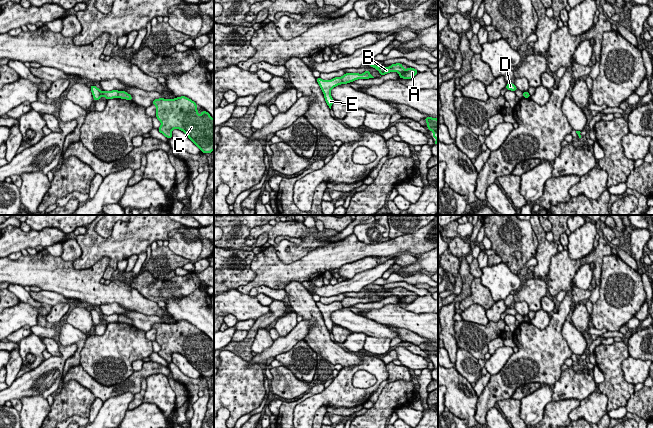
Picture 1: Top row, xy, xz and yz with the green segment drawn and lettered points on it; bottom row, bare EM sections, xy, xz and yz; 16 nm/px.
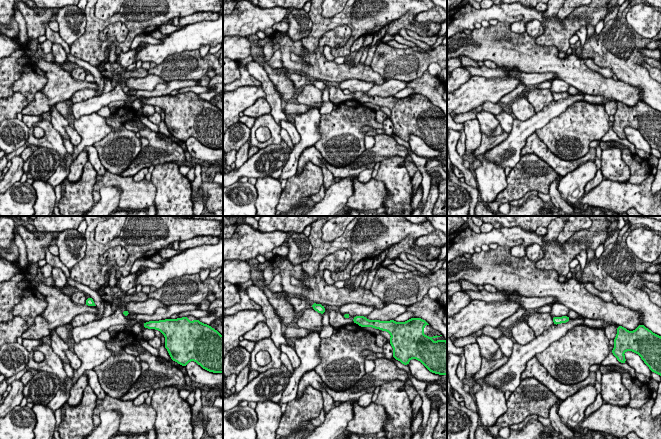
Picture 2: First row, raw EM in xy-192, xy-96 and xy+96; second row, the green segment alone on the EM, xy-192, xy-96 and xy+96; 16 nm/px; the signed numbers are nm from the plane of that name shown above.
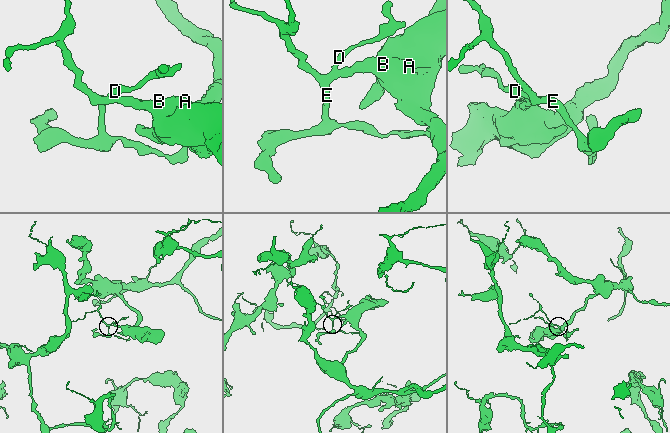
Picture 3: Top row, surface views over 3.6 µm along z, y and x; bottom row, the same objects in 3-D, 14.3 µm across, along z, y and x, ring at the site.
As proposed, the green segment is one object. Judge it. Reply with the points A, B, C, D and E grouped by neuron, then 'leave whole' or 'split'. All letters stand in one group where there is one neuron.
groups A B C / D E; split

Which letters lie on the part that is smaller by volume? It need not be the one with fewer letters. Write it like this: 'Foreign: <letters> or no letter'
Foreign: D, E

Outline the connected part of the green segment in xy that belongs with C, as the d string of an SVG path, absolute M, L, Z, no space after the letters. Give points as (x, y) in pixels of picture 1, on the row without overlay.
M181 320L155 323L152 328L156 330L155 340L161 346L158 355L165 361L171 363L172 354L179 353L202 377L210 378L214 374L214 343L207 335L201 335L199 340L194 325Z

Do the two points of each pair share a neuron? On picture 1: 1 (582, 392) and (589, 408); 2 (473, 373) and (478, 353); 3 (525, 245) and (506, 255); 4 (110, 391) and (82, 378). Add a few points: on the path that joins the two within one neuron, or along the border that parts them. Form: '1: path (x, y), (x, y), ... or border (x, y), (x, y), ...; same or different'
1: border (594, 391), (580, 400); different
2: border (457, 347), (466, 349), (478, 359); different
3: path (520, 245), (515, 245), (510, 250); same
4: path (103, 391), (98, 390), (89, 383); same

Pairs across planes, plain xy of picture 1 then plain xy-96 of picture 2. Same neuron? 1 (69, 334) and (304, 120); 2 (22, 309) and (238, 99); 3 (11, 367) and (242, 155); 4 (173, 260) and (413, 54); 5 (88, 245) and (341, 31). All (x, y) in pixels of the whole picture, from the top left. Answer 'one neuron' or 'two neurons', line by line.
1: one neuron
2: one neuron
3: one neuron
4: two neurons
5: two neurons

